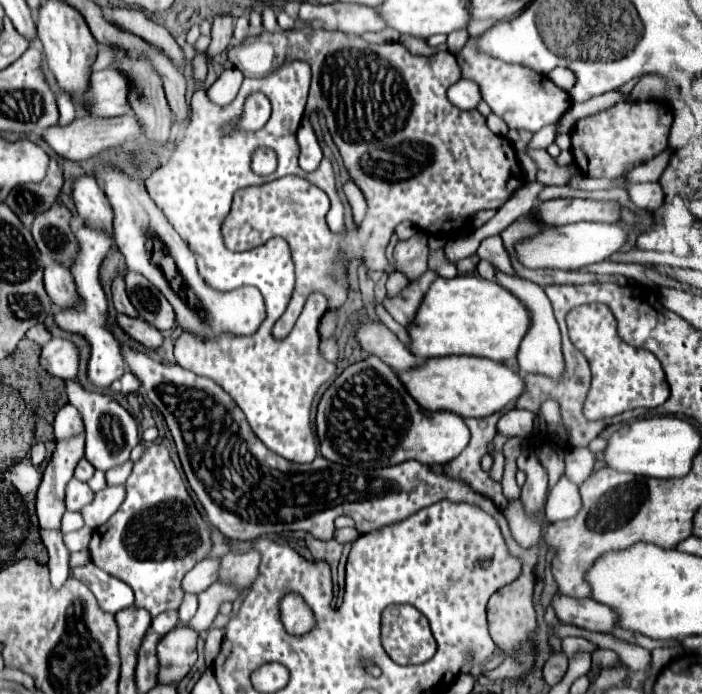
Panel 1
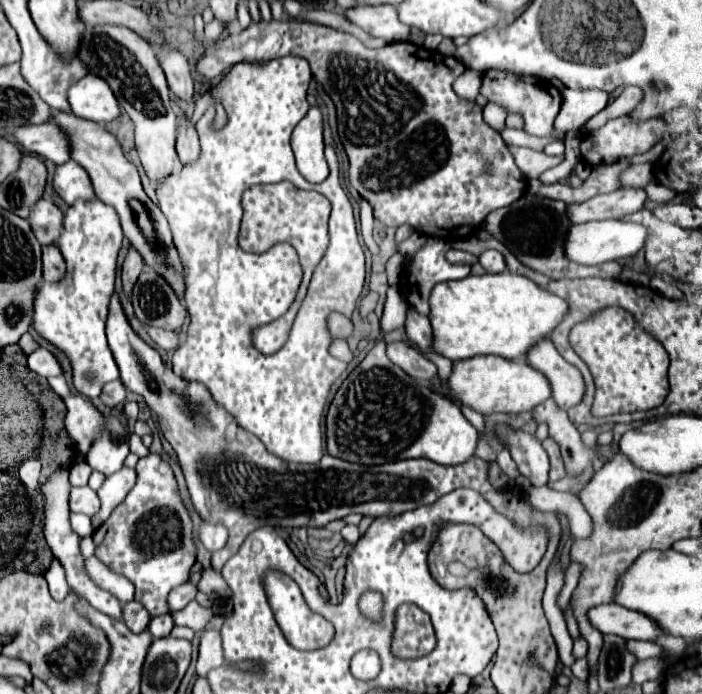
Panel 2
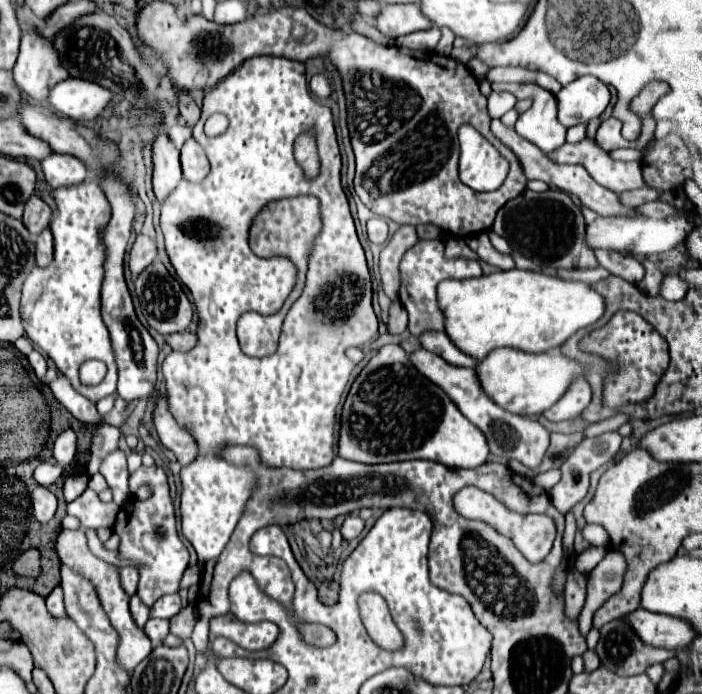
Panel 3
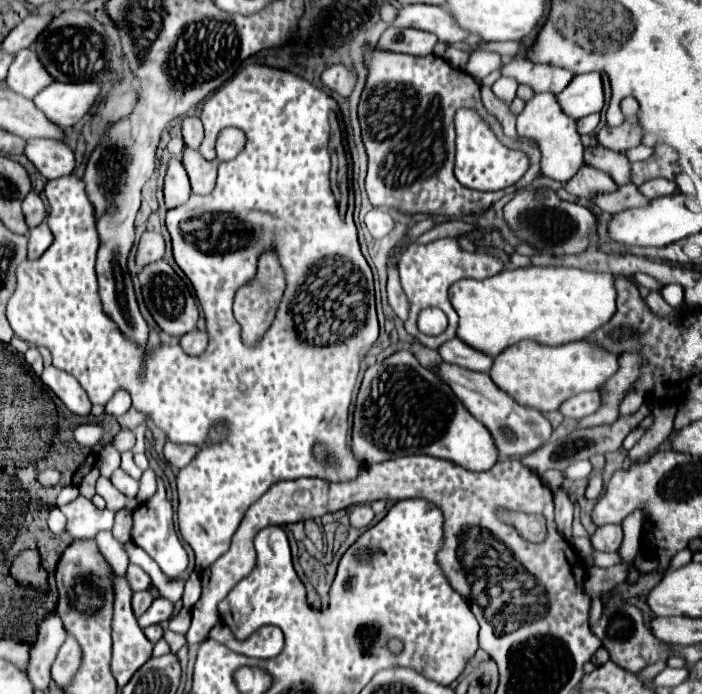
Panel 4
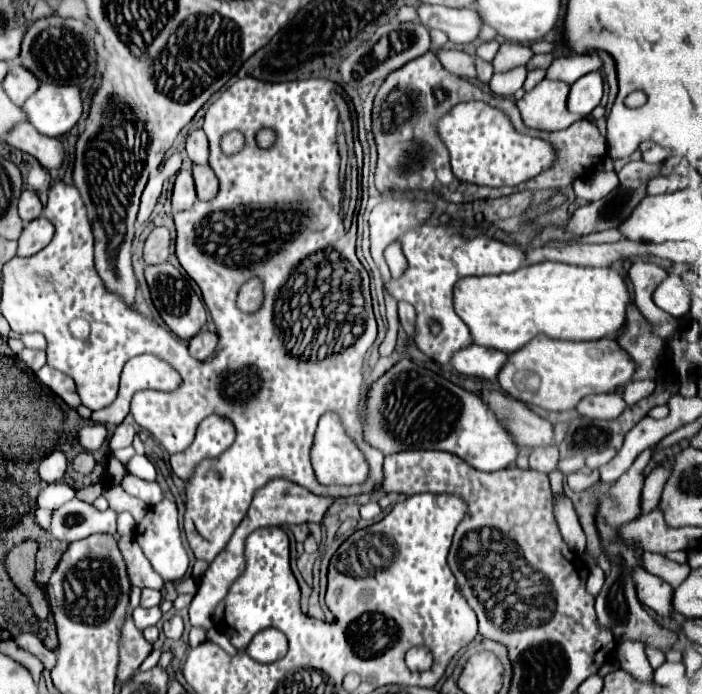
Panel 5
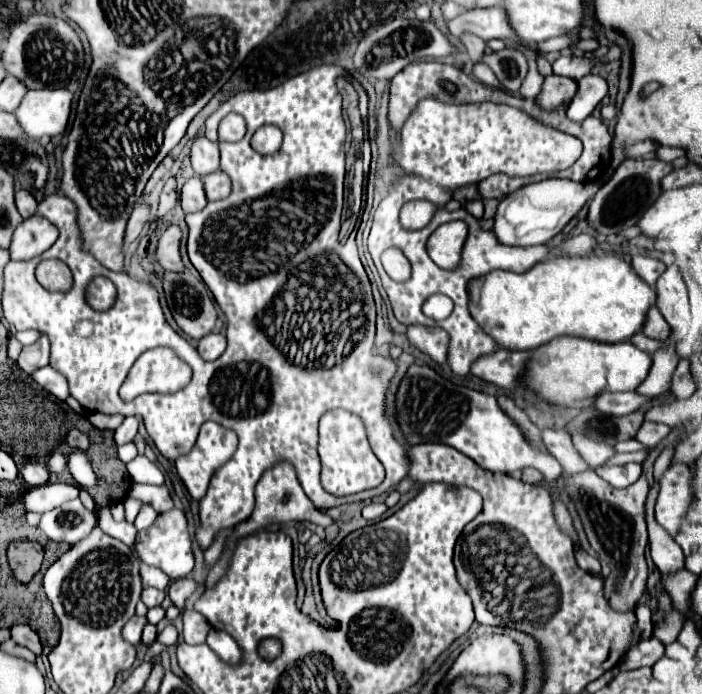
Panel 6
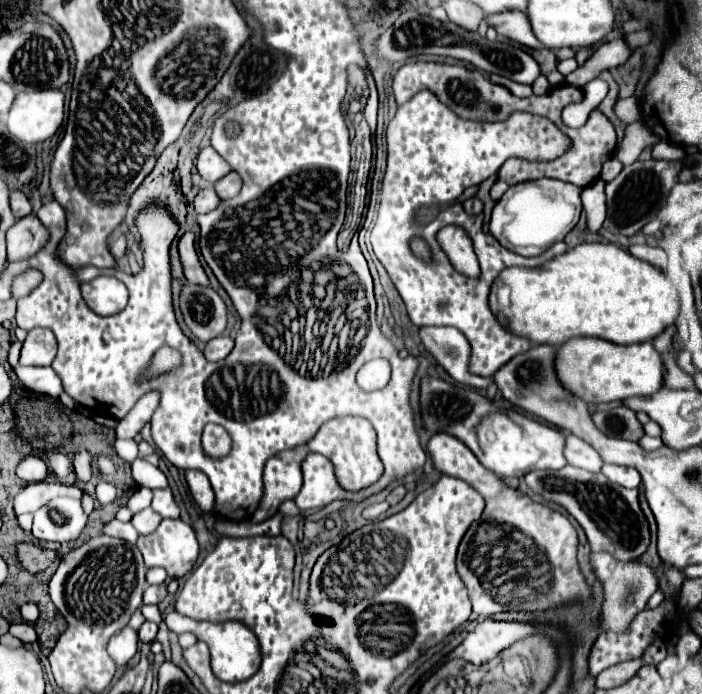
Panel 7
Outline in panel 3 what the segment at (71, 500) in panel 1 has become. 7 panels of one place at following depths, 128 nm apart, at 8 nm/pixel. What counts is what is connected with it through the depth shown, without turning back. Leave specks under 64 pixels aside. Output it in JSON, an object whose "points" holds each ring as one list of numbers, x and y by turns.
{"points":[[90,488,78,496,74,502,68,504,68,514,80,520,80,528,84,530,98,530,98,528,112,528,112,524,116,522,116,512,120,508,116,508,114,502,104,504,98,500,96,492,92,492]]}

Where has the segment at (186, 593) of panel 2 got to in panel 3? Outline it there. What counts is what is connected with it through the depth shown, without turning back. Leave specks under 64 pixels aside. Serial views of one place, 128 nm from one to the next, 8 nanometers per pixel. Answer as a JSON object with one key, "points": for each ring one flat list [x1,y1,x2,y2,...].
{"points":[[178,594,162,596,152,606,152,618,172,618,174,614,180,612,180,608,182,608,182,604,180,604,180,596]]}

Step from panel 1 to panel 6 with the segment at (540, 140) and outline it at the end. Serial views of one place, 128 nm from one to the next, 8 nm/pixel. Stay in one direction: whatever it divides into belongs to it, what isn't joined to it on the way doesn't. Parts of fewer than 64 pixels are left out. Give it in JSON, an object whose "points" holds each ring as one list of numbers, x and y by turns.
{"points":[[588,74,578,80,578,92,572,98,572,104,568,108,568,118,574,122,586,120,592,110,600,104,600,100,606,96,606,80,594,74]]}

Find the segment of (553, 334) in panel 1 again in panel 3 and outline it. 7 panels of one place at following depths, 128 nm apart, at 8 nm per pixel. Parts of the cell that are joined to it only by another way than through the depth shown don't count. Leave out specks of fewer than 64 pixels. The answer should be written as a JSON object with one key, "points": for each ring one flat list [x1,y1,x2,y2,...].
{"points":[[578,378,572,382,572,386,568,388,568,392,564,394,564,398,560,398,552,408,548,408,544,412,544,416,552,422,560,422,560,420,574,420,580,418,582,410,590,404,592,400,592,390,590,384,584,378]]}

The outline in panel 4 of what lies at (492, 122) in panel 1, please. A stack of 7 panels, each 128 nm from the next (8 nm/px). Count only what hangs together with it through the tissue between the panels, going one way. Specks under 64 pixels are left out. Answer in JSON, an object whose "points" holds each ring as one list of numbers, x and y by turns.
{"points":[[498,78,496,82,494,82,494,86,492,86,492,90,494,90,494,94,498,96,498,98,502,98,502,100,514,100,516,98,516,90,518,90,518,84,516,84,516,80,512,80,512,78]]}

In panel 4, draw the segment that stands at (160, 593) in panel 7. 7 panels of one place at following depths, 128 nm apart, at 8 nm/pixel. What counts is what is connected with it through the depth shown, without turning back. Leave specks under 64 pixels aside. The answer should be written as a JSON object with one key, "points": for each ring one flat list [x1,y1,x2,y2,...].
{"points":[[148,590,134,592,134,598,132,598,132,610,134,610,134,614,136,616,142,616,142,612,148,610,152,602,154,602,154,596]]}

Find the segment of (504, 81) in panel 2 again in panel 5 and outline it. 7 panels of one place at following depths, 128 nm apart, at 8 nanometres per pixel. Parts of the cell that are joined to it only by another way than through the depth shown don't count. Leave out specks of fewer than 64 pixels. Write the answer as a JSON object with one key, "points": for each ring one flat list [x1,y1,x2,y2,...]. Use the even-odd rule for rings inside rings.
{"points":[[544,78,522,100,516,102,520,112,522,112,524,124,528,128,550,130,552,132,552,130,564,130,570,124,574,124,576,120,580,120,580,116,574,116,566,108,568,92,570,92,568,84,564,84,560,80],[534,94,540,96,538,104,534,104],[534,106,538,106,538,112,530,112,530,110,534,110]]}

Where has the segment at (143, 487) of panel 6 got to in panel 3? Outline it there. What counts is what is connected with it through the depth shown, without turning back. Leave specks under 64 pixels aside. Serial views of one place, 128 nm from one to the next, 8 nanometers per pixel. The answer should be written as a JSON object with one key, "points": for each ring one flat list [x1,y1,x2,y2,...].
{"points":[[122,450,112,452,110,456,106,456,106,460,100,466,100,474,106,478,112,494,114,494,114,502,122,508,124,504,128,504,130,500,130,488,128,488,128,468,126,468,126,454]]}

